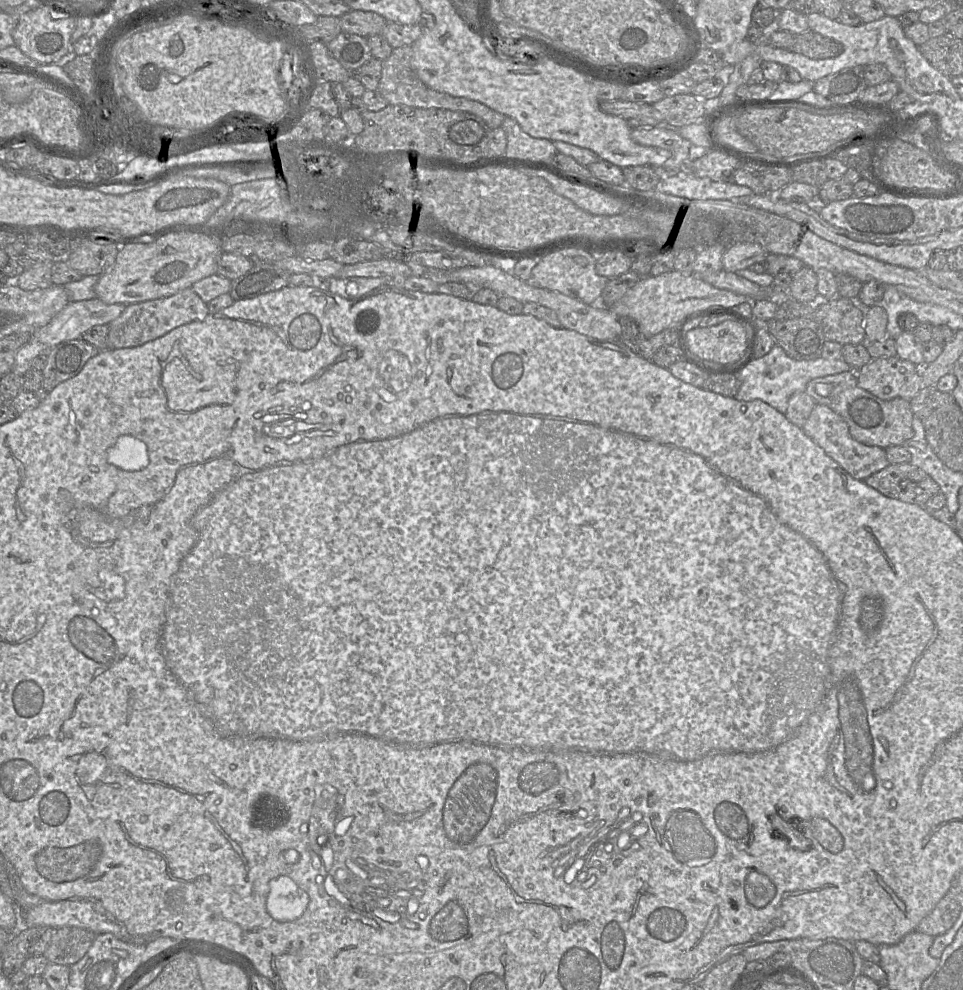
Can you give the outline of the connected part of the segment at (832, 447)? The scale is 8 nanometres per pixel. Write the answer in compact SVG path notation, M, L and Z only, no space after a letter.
M815 404L802 429L854 479L864 481L889 465L884 449L877 446L867 446L854 440L843 418L823 404Z

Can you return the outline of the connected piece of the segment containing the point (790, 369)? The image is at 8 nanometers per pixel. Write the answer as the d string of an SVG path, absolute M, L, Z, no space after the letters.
M775 345L772 350L763 357L755 358L738 375L740 388L735 398L740 401L761 400L780 413L785 414L788 409L790 397L795 393L806 390L807 384L815 378L835 375L850 371L851 367L841 359L795 360L789 357L779 346Z

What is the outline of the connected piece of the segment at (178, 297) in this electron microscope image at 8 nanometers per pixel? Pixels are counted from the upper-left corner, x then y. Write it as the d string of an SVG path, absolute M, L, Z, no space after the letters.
M191 287L168 297L130 304L118 318L108 324L109 335L106 350L142 346L176 328L203 321L209 314L207 303Z

